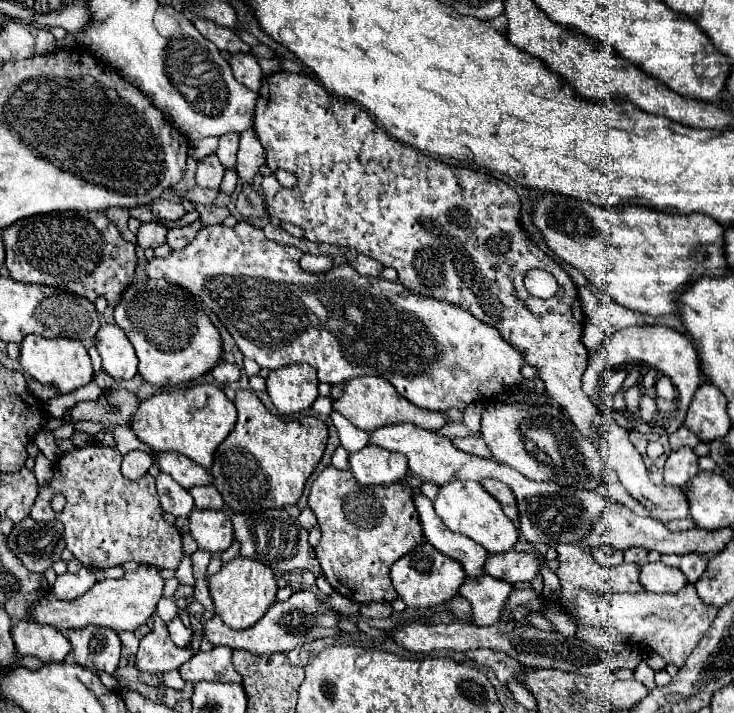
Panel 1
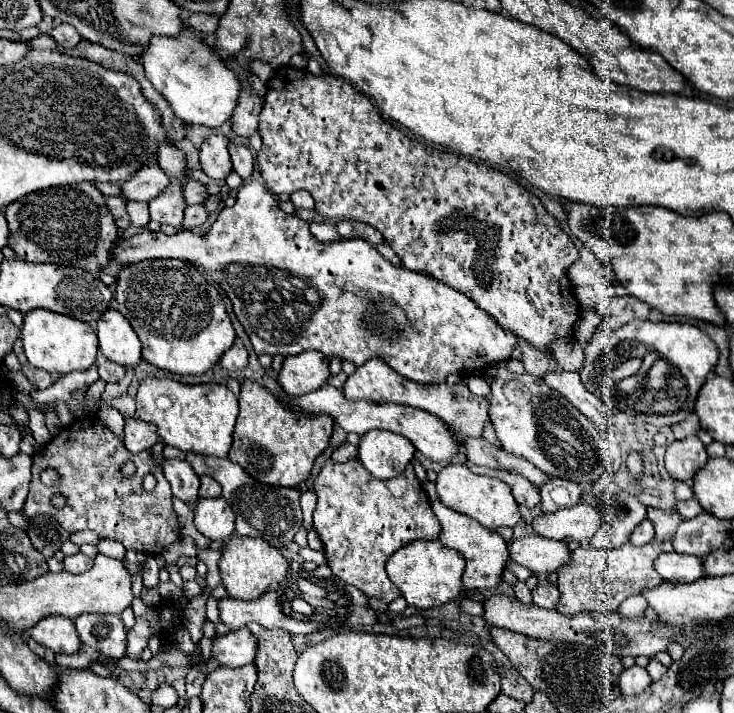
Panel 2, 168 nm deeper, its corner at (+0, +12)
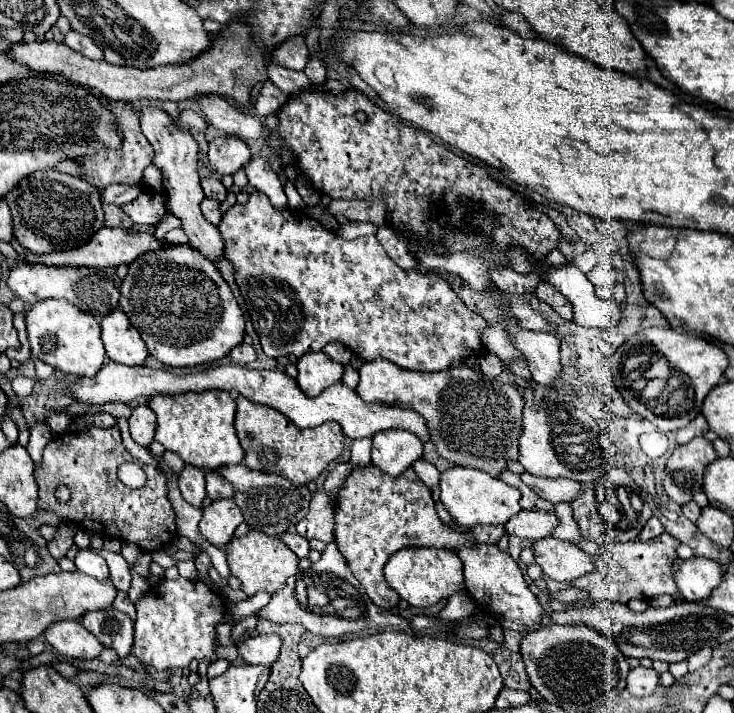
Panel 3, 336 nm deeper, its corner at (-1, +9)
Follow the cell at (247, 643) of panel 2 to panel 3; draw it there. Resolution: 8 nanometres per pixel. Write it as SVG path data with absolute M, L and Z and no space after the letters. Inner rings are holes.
M271 633L271 635L253 635L249 637L241 647L241 659L251 665L273 665L277 661L281 649L281 637Z

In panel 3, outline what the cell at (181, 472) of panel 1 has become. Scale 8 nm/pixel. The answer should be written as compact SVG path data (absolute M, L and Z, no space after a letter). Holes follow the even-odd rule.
M245 463L233 465L233 467L223 467L219 469L219 475L229 479L235 487L235 497L233 501L245 515L245 523L251 525L251 529L259 529L267 535L281 535L283 531L291 531L291 527L297 525L299 519L303 519L309 511L311 503L311 491L307 485L293 485L289 479L281 475L267 475L261 471L249 469Z

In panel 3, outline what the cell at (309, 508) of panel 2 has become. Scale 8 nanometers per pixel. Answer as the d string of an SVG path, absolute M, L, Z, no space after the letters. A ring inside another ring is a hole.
M313 493L307 517L297 523L297 533L307 539L321 539L325 543L333 541L333 501L327 493Z

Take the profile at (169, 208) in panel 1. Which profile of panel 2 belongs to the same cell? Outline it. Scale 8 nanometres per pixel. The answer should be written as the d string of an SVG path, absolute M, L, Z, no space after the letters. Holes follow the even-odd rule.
M192 178L184 184L184 200L186 200L188 206L204 202L206 196L208 196L208 194L206 194L206 186L204 186L204 184L200 184L200 182L192 180Z

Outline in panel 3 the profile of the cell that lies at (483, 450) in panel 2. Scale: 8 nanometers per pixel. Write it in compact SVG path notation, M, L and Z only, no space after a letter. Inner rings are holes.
M523 473L521 479L523 479L523 483L529 485L531 491L535 491L539 497L543 497L551 503L559 503L559 501L571 503L581 493L581 485L577 481L569 481L569 479L541 479L531 473Z

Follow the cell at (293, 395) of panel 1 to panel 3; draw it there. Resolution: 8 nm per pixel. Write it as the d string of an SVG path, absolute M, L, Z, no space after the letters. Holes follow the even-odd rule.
M323 351L303 355L297 361L297 369L299 369L297 385L309 397L317 397L323 389L341 381L341 375L345 371L345 367L339 361L327 357Z

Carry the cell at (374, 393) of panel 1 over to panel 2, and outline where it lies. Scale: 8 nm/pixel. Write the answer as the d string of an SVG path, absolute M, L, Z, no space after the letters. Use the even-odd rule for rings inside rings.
M372 358L356 368L352 376L348 376L344 384L344 396L348 400L368 400L368 402L394 402L394 404L406 404L420 410L426 410L434 416L438 416L442 422L450 426L450 430L456 434L458 442L464 440L464 436L482 436L482 428L488 418L488 400L472 396L470 390L464 384L412 384L412 380L402 378L392 368L388 368L380 358Z

